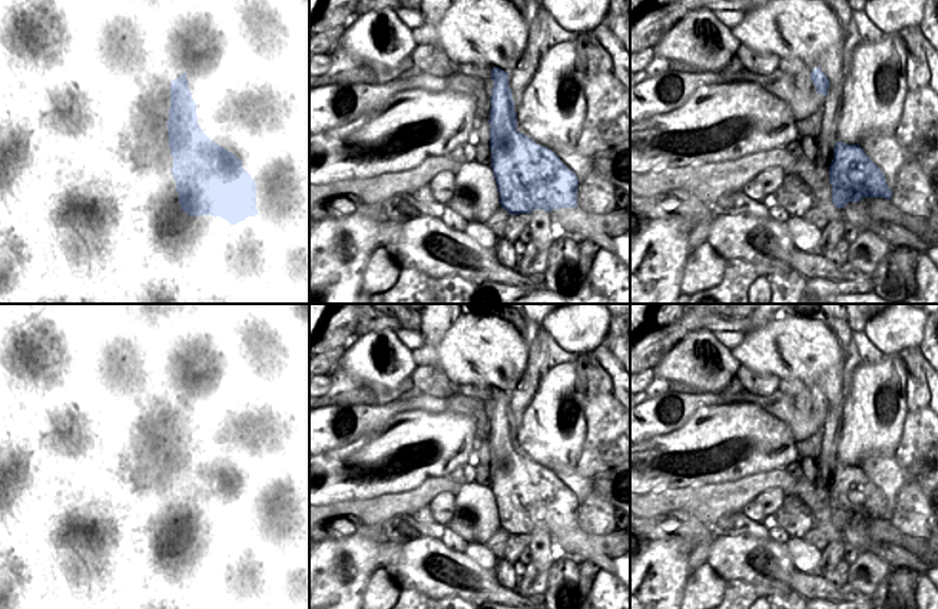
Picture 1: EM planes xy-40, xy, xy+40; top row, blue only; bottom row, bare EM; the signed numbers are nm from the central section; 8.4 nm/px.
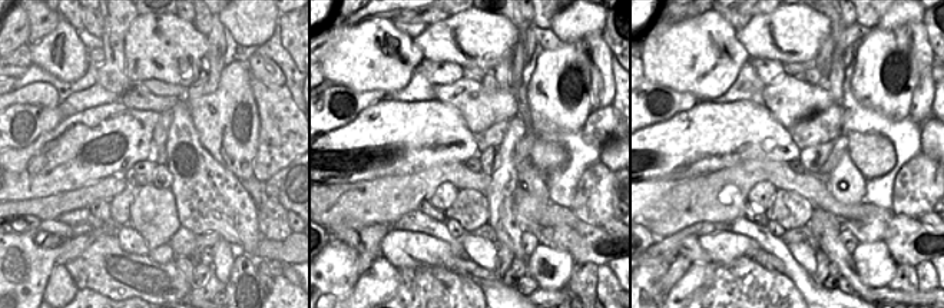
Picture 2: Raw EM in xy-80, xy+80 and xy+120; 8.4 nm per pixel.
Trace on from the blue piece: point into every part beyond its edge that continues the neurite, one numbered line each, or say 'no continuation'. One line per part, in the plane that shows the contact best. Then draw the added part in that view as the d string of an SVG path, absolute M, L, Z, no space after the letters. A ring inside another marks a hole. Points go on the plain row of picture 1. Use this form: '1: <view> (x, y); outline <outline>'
1: xy+40 (832, 380); outline M843 363L831 367L822 375L821 391L828 397L829 406L843 401Z

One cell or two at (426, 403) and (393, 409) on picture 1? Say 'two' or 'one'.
one

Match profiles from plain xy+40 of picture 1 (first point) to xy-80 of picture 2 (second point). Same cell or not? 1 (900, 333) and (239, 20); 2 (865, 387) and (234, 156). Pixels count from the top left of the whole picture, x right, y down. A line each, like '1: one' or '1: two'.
1: one
2: one

